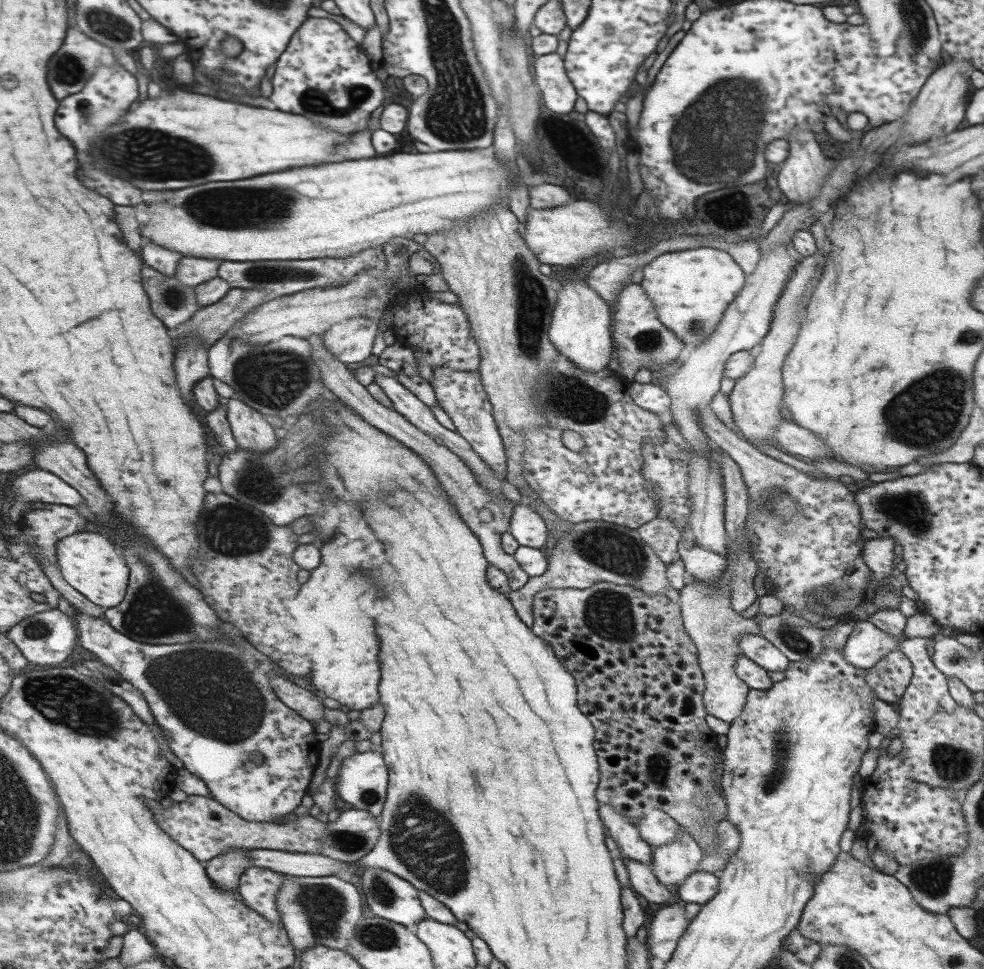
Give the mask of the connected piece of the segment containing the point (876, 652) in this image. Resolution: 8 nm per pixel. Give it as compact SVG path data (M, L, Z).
M856 621L843 652L845 659L854 666L869 669L889 652L899 648L899 640L880 630L870 621Z

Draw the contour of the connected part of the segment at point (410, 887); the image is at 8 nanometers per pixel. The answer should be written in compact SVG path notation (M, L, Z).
M365 868L362 875L362 892L365 892L366 904L376 917L394 921L413 928L428 916L421 904L420 890L410 881L396 876L381 868Z

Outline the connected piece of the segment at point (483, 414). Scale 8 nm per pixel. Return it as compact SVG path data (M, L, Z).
M436 367L433 370L434 378L431 380L436 390L437 404L452 419L456 431L472 445L478 456L492 468L492 472L499 479L505 480L507 476L506 453L502 445L502 436L493 416L493 405L482 384L478 371L459 371L448 367Z

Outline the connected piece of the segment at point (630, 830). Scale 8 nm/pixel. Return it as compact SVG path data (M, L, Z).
M604 803L601 807L602 822L609 828L610 836L618 845L621 856L650 864L653 860L653 848L640 836L637 826L627 817L627 814L616 812L614 805Z

